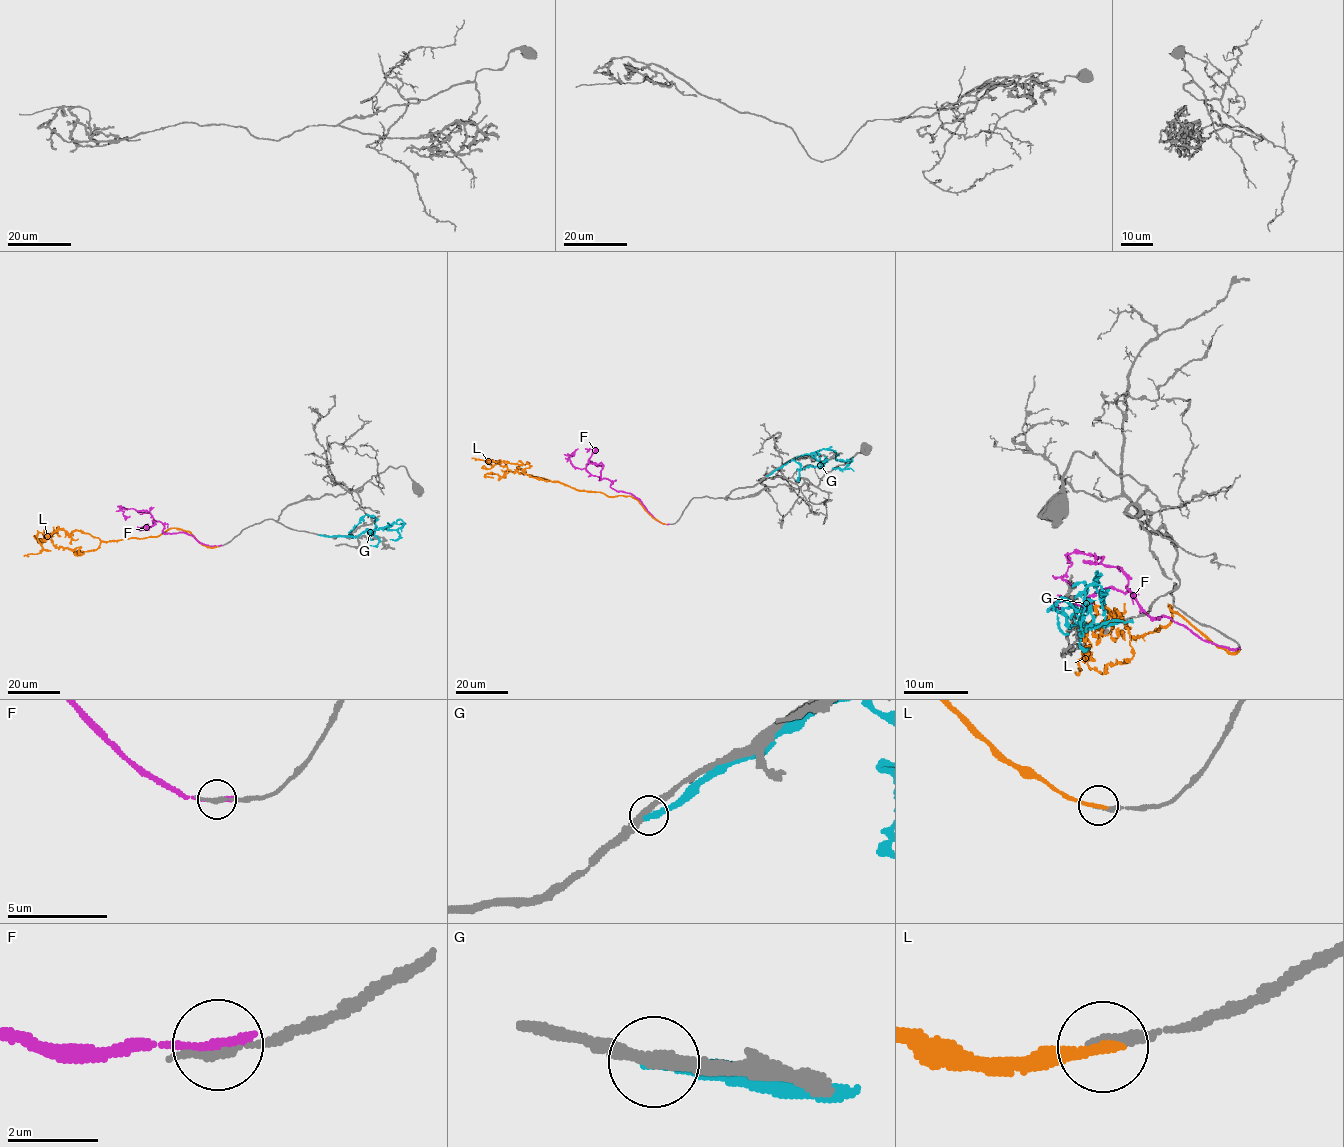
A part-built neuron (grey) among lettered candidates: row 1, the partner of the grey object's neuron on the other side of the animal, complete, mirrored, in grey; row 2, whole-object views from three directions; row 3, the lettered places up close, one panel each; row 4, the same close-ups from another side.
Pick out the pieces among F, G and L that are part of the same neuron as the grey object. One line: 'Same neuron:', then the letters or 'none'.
Same neuron: L

